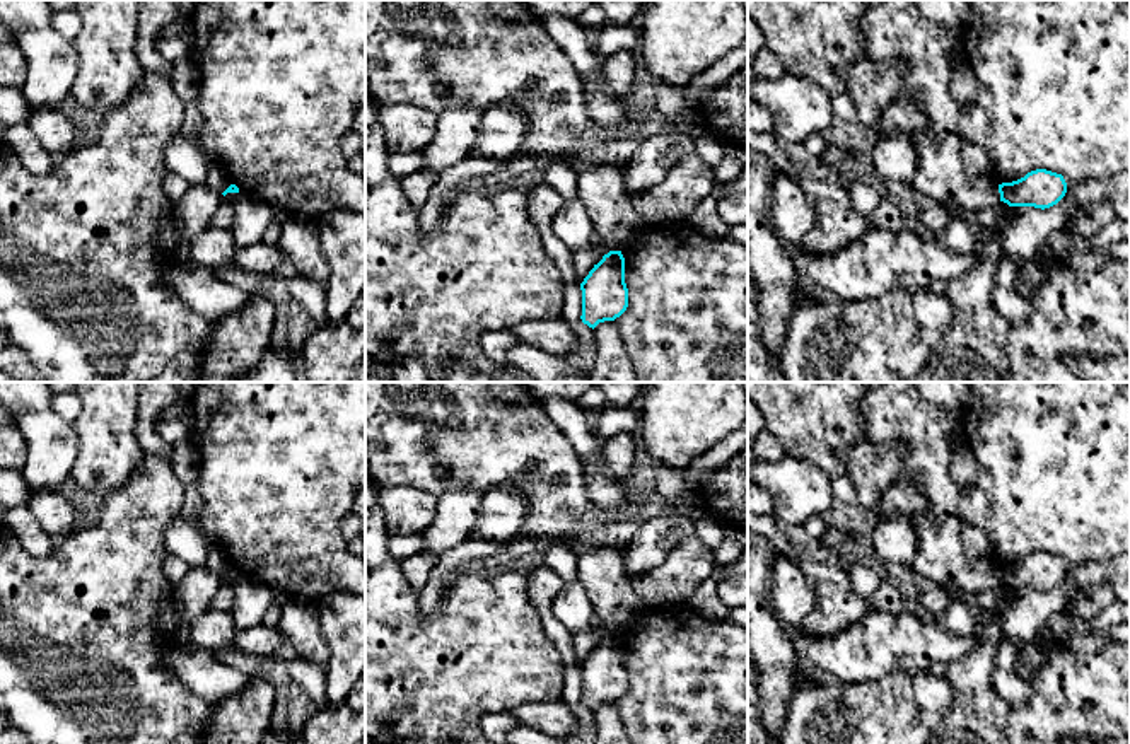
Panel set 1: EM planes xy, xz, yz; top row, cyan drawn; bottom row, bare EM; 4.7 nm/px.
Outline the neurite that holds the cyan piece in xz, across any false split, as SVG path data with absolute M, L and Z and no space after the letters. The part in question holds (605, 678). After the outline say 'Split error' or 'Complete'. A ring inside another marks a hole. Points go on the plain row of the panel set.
M609 633L594 647L580 666L582 705L596 710L599 705L615 703L628 689L628 671L625 666L625 640L621 633Z. Complete

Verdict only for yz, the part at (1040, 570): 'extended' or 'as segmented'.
as segmented

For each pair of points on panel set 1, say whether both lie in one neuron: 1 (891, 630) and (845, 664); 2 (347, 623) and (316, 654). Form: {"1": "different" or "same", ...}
{"1": "same", "2": "different"}

